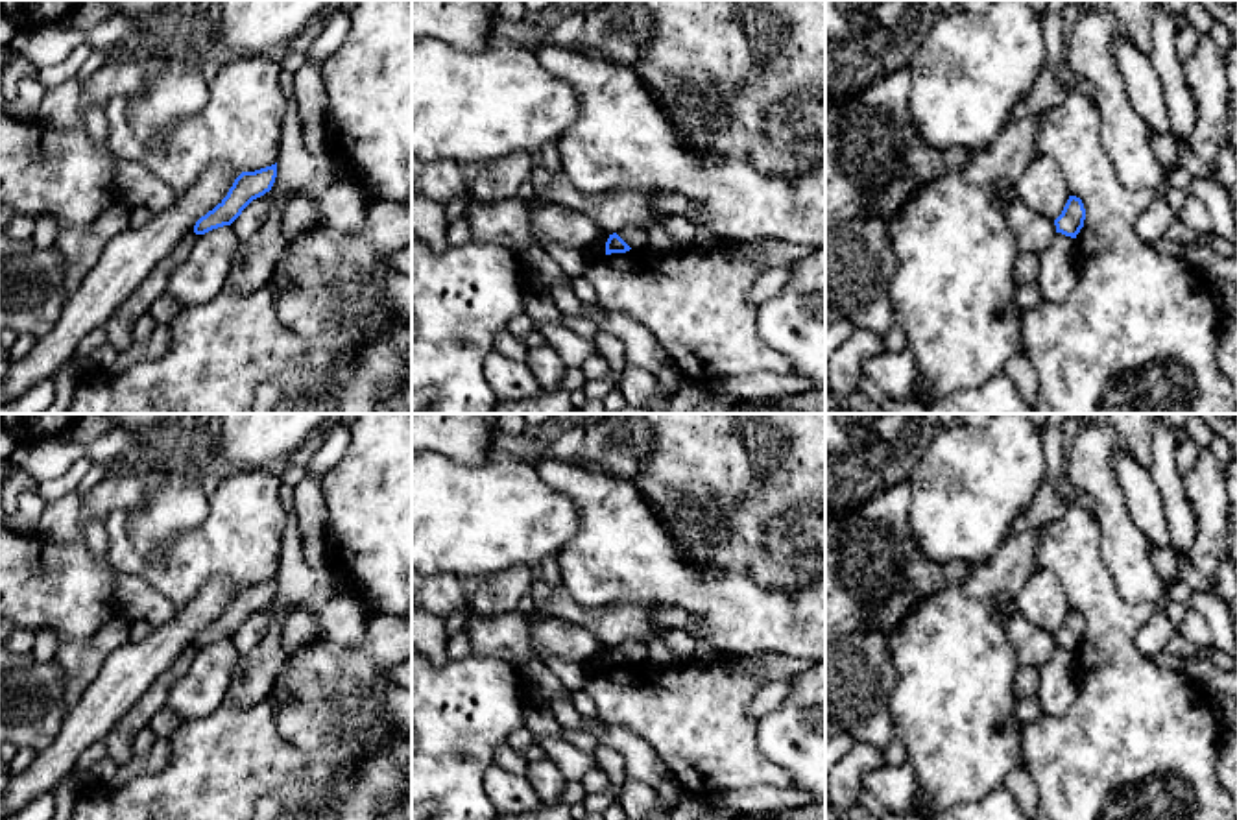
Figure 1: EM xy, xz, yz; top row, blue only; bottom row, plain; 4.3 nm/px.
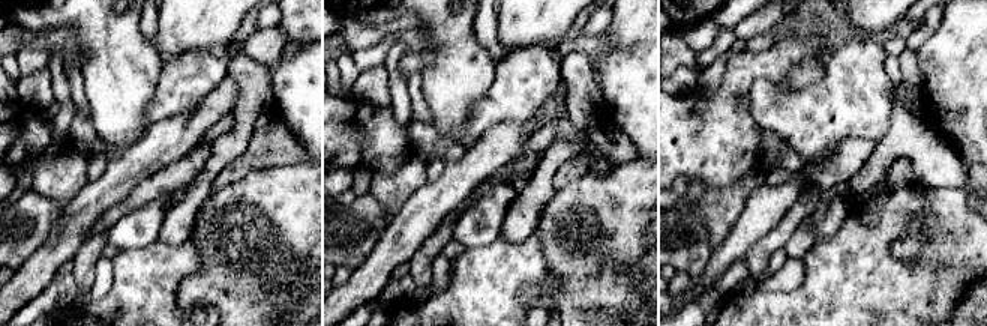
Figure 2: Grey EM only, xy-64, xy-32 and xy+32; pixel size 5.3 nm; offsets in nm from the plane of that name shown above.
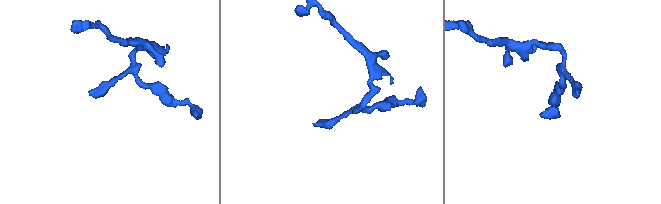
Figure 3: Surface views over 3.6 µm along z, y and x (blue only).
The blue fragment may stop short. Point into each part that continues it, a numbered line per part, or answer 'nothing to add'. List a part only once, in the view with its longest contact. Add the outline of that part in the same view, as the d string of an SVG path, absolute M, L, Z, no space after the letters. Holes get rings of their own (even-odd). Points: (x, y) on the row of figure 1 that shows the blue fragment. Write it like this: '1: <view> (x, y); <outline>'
nothing to add

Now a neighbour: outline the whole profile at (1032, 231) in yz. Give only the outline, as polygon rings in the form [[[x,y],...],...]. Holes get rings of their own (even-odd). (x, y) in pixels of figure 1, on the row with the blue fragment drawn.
[[[1015,192],[1006,196],[1004,212],[1019,253],[1041,255],[1056,236],[1054,220],[1027,207]]]

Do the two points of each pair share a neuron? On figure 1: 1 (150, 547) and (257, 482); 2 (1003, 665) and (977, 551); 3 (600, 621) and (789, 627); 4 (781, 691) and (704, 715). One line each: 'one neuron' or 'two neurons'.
1: two neurons
2: two neurons
3: two neurons
4: two neurons

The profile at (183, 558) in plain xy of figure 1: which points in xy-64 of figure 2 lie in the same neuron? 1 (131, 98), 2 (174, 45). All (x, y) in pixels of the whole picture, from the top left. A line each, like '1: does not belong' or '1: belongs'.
1: does not belong
2: does not belong

